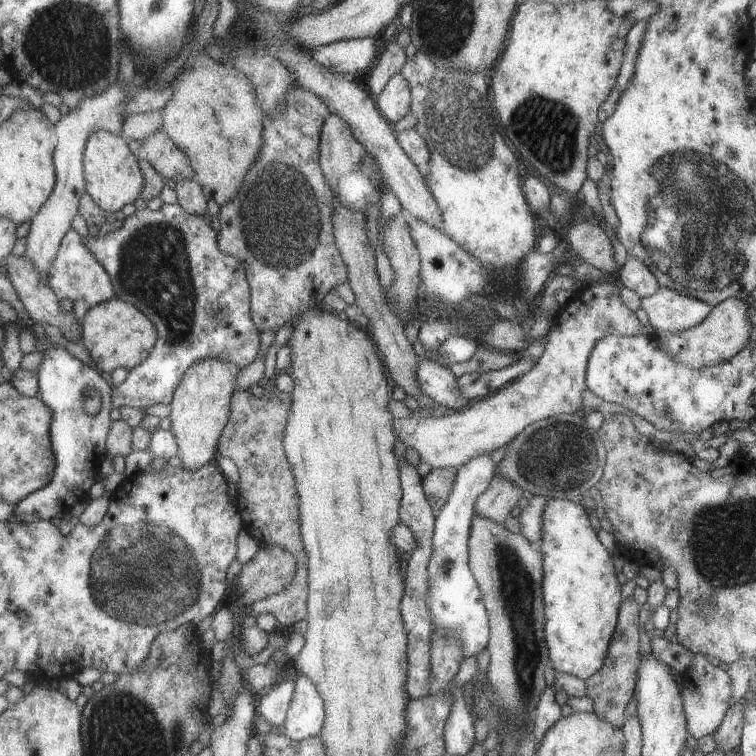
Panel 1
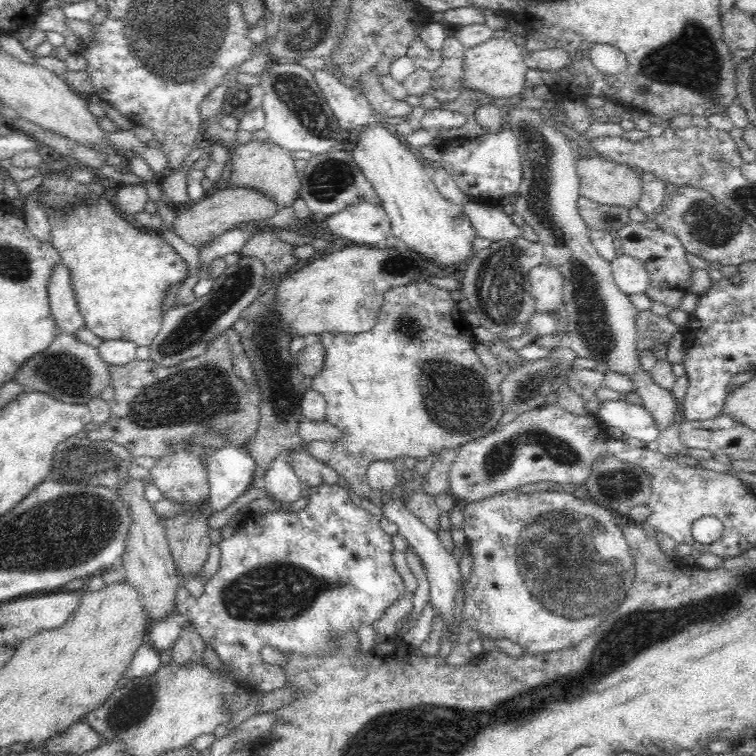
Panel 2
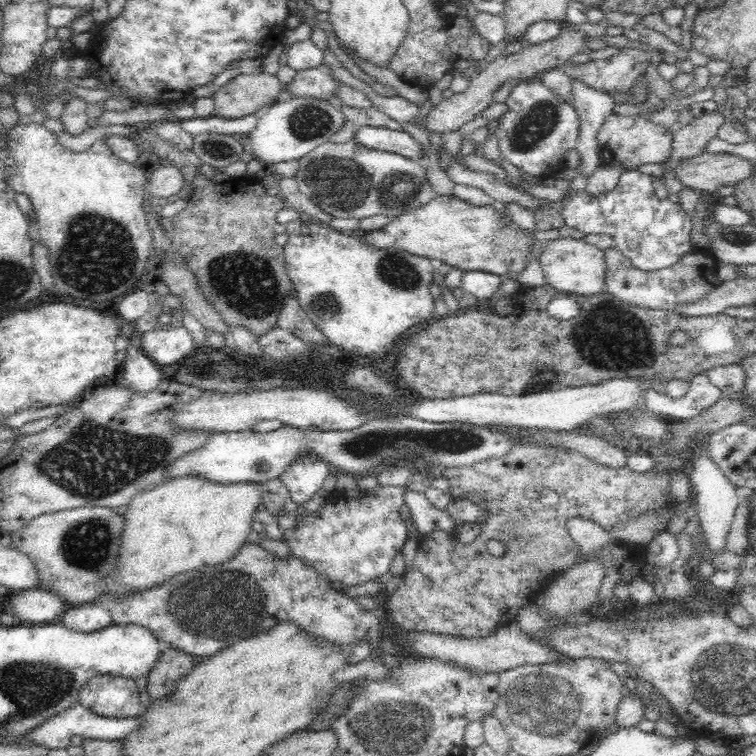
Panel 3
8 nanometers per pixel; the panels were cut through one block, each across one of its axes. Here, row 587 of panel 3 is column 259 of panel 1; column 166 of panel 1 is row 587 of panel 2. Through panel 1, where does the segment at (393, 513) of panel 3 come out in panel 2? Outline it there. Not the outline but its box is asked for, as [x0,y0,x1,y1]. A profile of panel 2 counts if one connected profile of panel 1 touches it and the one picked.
[146,484,407,692]

